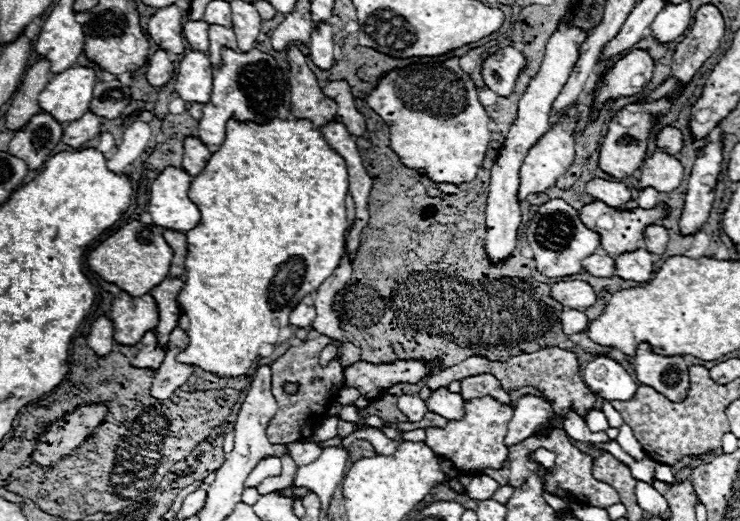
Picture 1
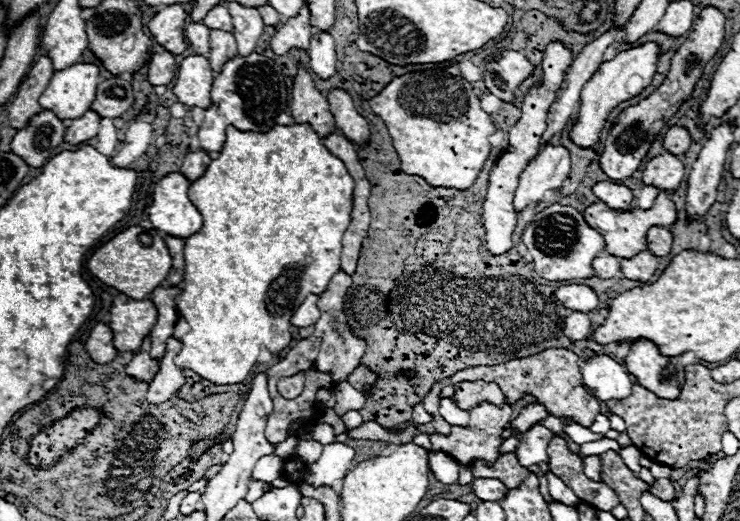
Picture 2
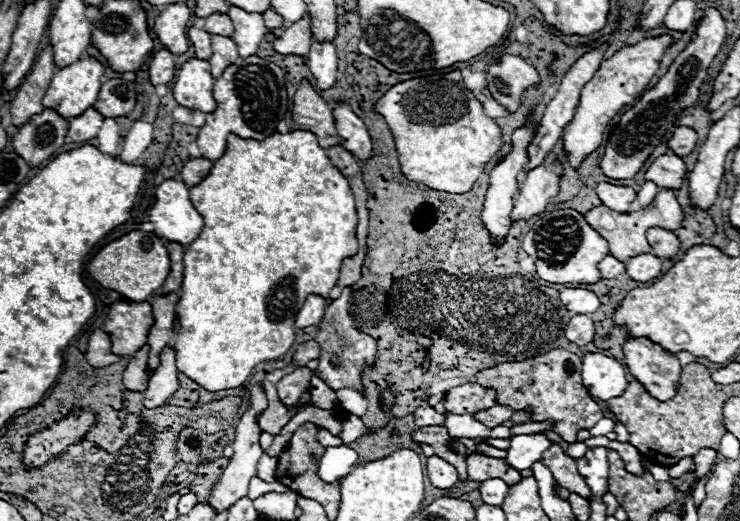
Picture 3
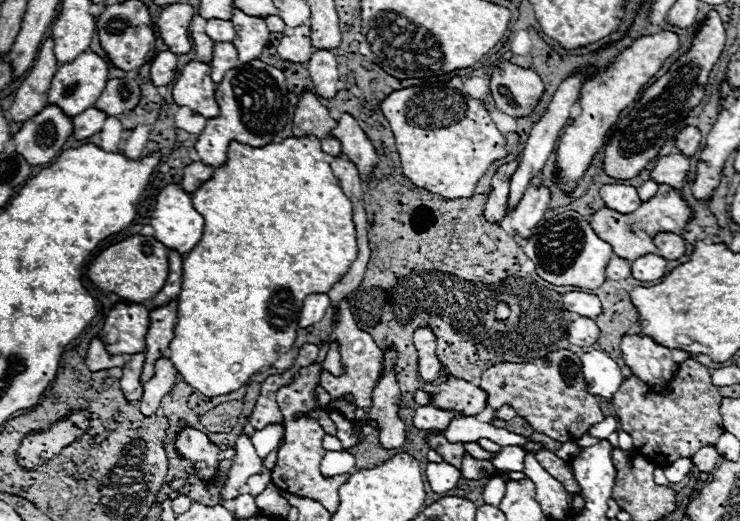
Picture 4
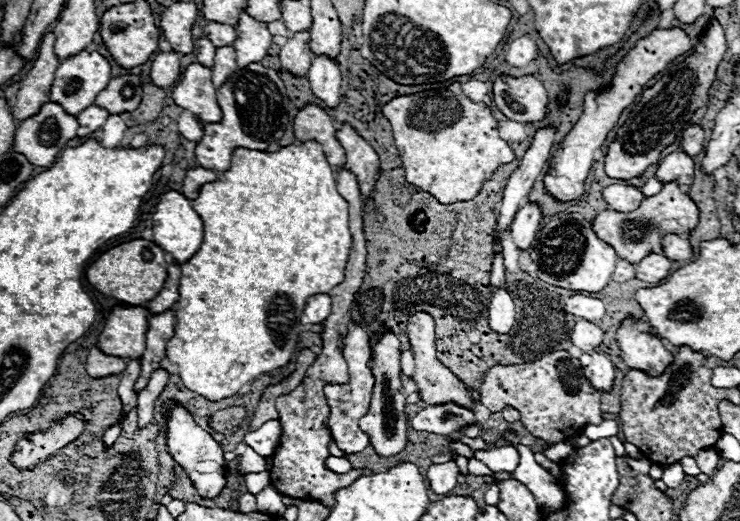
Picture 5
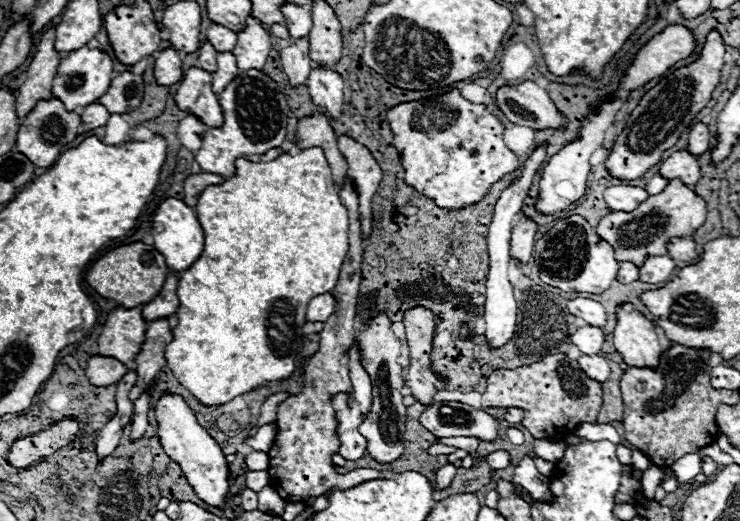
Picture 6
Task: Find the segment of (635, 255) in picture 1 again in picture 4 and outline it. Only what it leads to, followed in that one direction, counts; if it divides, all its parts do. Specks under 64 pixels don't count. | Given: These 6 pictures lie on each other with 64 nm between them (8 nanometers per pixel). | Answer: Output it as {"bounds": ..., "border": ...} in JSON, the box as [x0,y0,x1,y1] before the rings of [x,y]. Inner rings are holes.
{"bounds":[630,254,666,282],"border":[[[644,254],[630,264],[632,278],[642,280],[642,282],[658,280],[664,276],[664,272],[666,272],[666,260],[656,254]]]}

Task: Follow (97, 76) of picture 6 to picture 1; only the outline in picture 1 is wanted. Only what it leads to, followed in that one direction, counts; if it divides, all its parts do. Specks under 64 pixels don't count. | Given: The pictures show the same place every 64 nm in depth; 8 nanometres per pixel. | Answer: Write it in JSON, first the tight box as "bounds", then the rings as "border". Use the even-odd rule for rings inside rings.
{"bounds":[38,68,96,122],"border":[[[68,68],[54,76],[38,96],[42,112],[50,114],[56,122],[74,122],[88,112],[96,74],[90,68]]]}

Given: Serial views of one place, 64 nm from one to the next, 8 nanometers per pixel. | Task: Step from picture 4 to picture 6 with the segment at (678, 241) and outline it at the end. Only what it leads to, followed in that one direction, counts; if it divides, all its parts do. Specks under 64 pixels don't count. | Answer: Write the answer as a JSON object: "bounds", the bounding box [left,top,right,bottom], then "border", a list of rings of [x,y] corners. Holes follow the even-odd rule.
{"bounds":[668,238,698,262],"border":[[[670,238],[668,244],[668,256],[674,258],[674,260],[684,260],[684,262],[690,262],[690,260],[696,260],[698,254],[696,254],[696,246],[692,242],[692,238]]]}

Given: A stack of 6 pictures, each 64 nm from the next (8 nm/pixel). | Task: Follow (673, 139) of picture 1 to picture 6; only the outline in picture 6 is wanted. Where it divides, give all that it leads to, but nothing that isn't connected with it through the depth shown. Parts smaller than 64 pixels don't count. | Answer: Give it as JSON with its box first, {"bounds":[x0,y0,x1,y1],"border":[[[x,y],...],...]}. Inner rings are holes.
{"bounds":[688,124,710,156],"border":[[[694,124],[688,130],[688,152],[694,156],[704,154],[710,148],[710,130],[706,124]]]}

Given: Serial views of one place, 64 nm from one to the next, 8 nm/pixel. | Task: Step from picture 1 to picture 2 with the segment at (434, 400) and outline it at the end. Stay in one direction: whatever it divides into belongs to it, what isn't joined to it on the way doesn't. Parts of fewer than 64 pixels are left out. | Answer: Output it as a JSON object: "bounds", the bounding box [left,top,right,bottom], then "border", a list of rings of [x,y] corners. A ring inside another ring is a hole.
{"bounds":[440,398,468,426],"border":[[[440,398],[440,414],[452,426],[466,426],[468,424],[468,412],[458,408],[452,398]]]}

